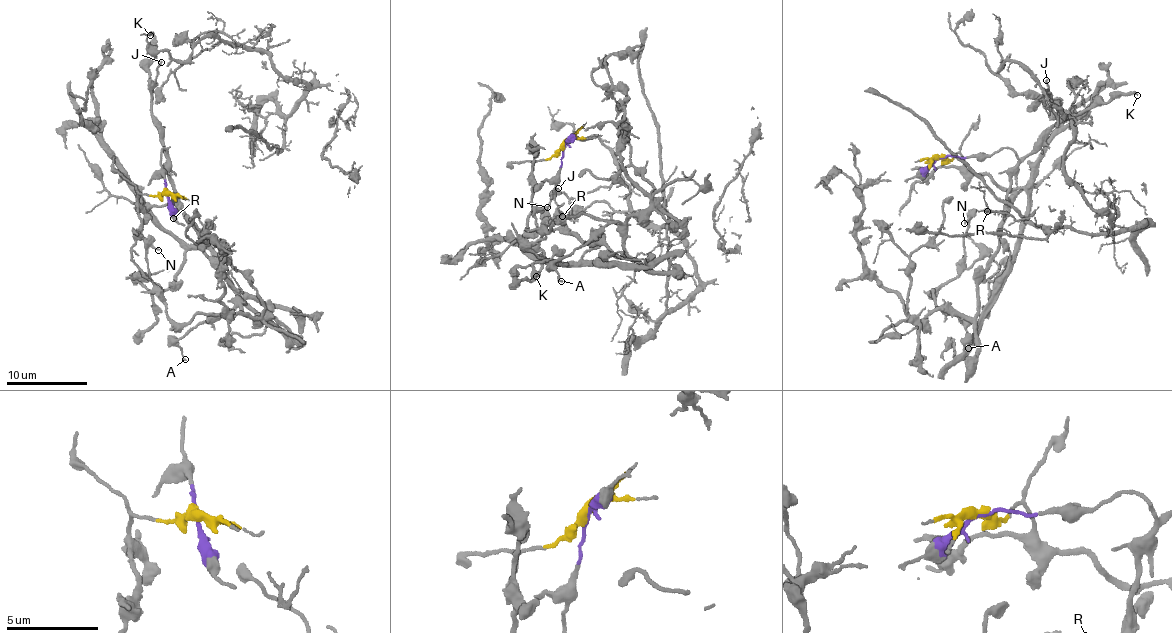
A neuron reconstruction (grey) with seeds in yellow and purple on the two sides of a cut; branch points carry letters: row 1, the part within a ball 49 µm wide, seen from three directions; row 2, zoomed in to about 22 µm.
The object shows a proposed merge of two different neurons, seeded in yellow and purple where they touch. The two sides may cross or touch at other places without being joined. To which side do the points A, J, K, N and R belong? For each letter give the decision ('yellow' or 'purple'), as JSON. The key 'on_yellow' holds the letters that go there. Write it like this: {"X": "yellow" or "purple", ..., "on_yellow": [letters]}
{"A": "purple", "J": "purple", "K": "purple", "N": "purple", "R": "purple", "on_yellow": []}

